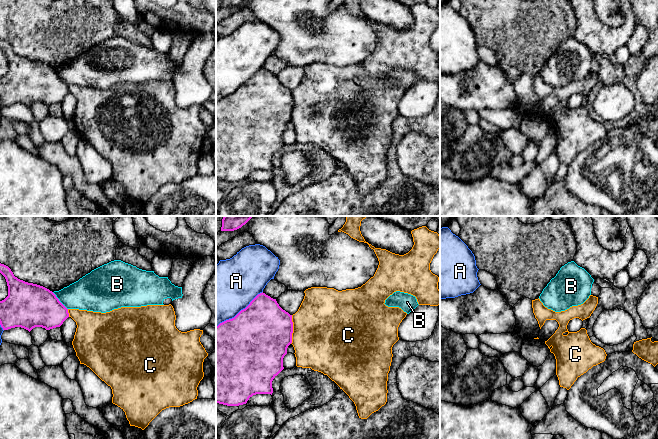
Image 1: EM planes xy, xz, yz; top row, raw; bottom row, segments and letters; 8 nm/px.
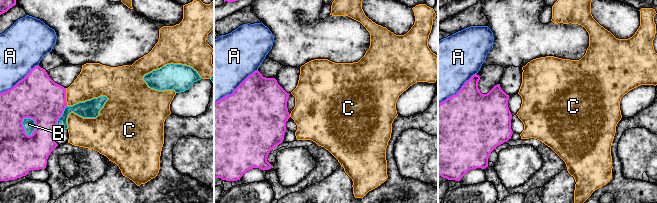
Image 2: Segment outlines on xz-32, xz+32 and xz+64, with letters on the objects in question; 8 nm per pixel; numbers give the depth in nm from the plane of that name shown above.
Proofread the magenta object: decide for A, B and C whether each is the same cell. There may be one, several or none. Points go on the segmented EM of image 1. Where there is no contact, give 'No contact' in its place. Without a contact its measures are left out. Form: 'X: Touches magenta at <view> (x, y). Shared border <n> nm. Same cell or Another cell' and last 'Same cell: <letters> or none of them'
A: Touches magenta at xz (240, 311). Shared border 480 nm. Another cell
B: Touches magenta at xy (59, 301). Shared border 190 nm. Another cell
C: Touches magenta at xz (292, 329). Shared border 240 nm. Another cell
Same cell: none of them

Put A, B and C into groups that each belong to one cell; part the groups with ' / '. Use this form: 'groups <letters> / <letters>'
groups A / B / C

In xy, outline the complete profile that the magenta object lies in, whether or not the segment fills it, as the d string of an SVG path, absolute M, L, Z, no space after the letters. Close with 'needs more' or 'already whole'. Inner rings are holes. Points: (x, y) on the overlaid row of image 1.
M1 263L0 273L8 286L8 296L0 301L3 330L15 327L29 332L35 327L50 330L60 327L69 317L68 309L49 289L18 279L8 266Z; already whole

